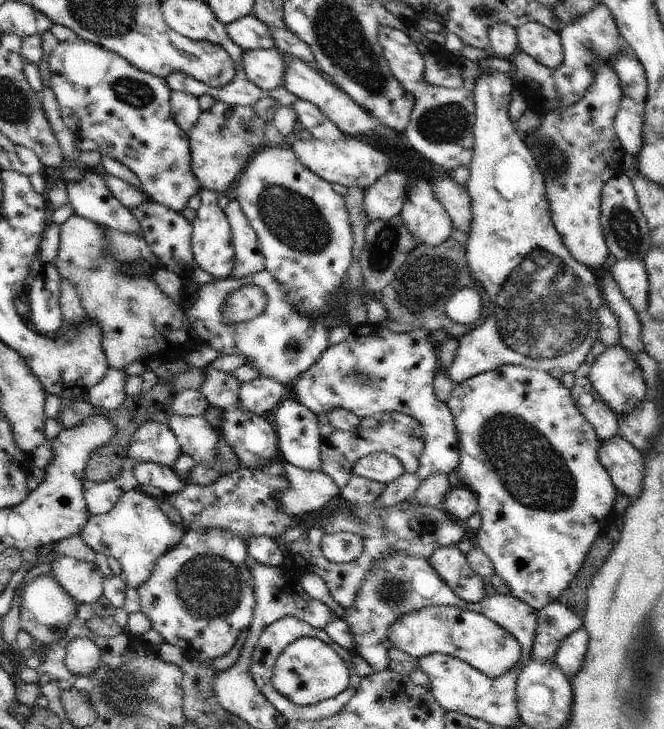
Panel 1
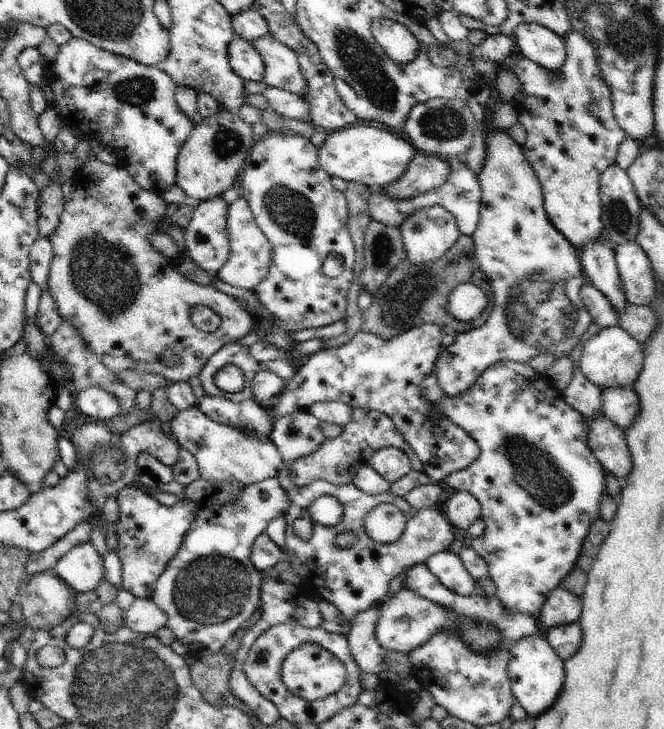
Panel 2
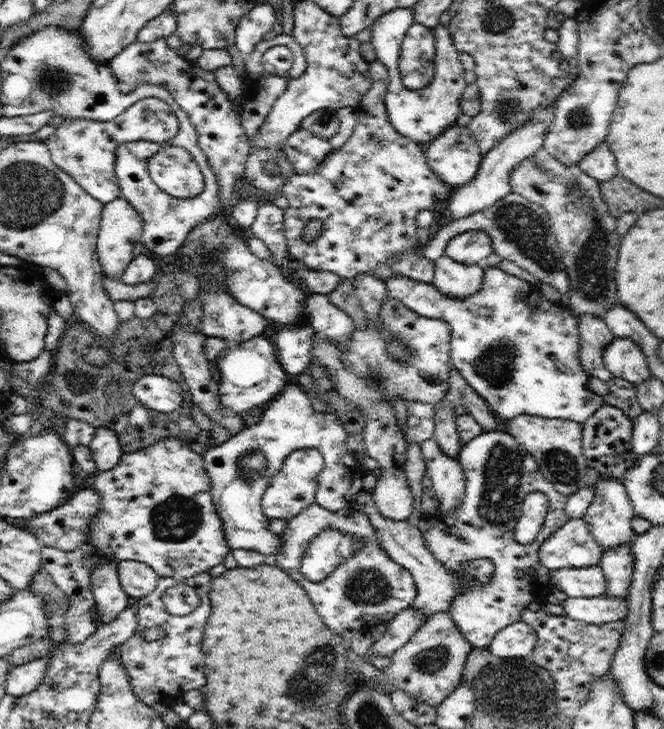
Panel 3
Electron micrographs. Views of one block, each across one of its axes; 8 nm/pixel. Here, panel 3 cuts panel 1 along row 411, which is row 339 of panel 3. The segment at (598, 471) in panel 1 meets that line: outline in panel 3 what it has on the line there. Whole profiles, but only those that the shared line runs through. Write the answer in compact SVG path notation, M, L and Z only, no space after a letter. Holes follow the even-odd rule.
M486 266L483 267L482 288L478 292L474 292L474 296L462 298L450 298L447 294L442 294L432 283L426 283L419 280L409 279L400 273L392 273L388 279L385 280L390 297L404 303L410 310L417 312L421 316L426 316L430 319L439 319L446 322L450 328L450 358L451 366L466 379L466 382L488 403L491 411L494 412L496 418L504 418L510 420L520 415L536 415L543 416L547 419L566 419L574 420L582 424L586 422L595 412L604 404L602 396L594 393L588 385L590 374L584 370L580 360L580 334L578 331L577 319L568 312L568 310L560 305L558 302L551 302L545 299L540 293L539 284L533 284L518 278L510 273L504 272L500 267Z

